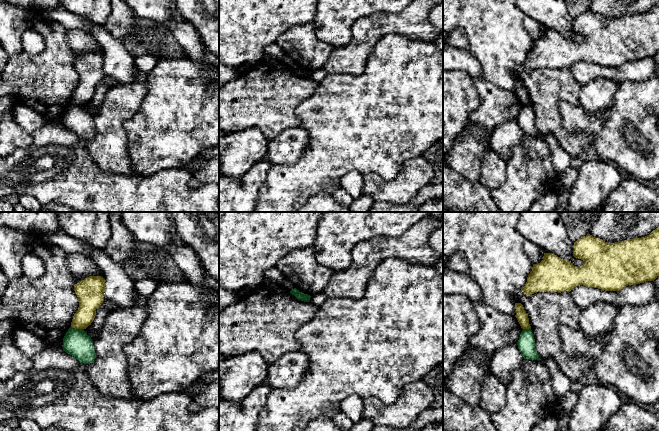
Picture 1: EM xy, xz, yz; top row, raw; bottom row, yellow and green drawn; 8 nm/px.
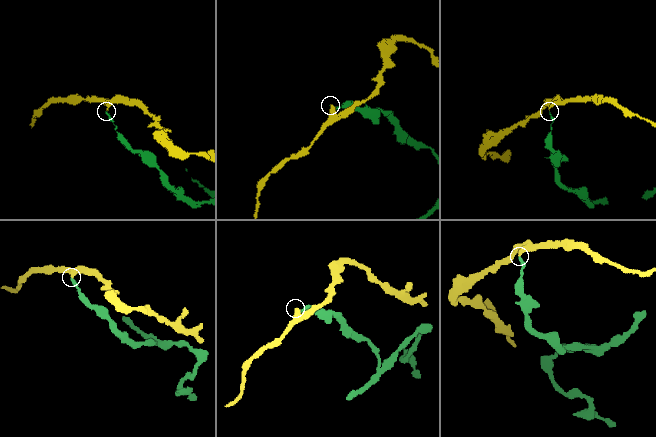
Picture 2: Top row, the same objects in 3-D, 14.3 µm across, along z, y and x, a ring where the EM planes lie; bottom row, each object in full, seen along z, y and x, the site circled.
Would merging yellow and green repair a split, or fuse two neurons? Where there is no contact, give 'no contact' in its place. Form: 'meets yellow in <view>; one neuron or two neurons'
meets yellow in xy; two neurons

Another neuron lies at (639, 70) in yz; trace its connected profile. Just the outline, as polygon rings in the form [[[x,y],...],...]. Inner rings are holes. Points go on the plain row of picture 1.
[[[653,57],[628,61],[620,67],[605,67],[580,61],[574,63],[570,70],[581,86],[601,77],[622,83],[626,80],[642,82],[657,75]]]

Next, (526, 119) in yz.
[[[531,104],[522,106],[517,121],[524,135],[541,136],[535,125],[535,115]]]

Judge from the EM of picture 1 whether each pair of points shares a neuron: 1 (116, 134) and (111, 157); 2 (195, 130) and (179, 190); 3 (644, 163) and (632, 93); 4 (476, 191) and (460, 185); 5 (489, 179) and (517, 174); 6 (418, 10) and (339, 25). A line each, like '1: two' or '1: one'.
1: one
2: two
3: one
4: one
5: two
6: two

